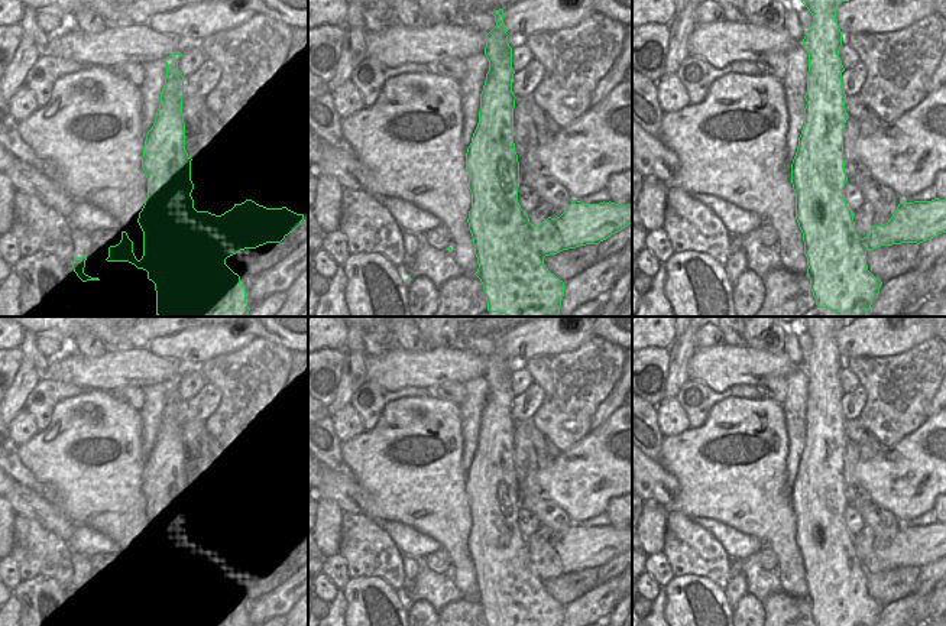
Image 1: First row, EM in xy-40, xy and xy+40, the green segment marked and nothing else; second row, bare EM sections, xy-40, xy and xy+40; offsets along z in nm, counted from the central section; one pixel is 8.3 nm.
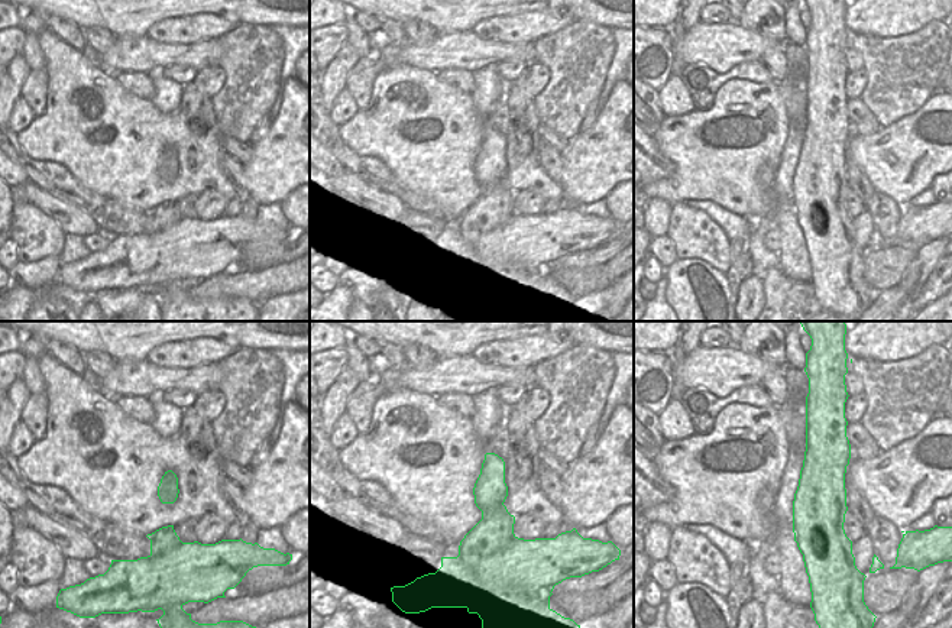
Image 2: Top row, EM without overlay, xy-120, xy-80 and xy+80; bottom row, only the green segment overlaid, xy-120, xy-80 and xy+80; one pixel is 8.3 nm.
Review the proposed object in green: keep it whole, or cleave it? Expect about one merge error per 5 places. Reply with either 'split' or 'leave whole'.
split

